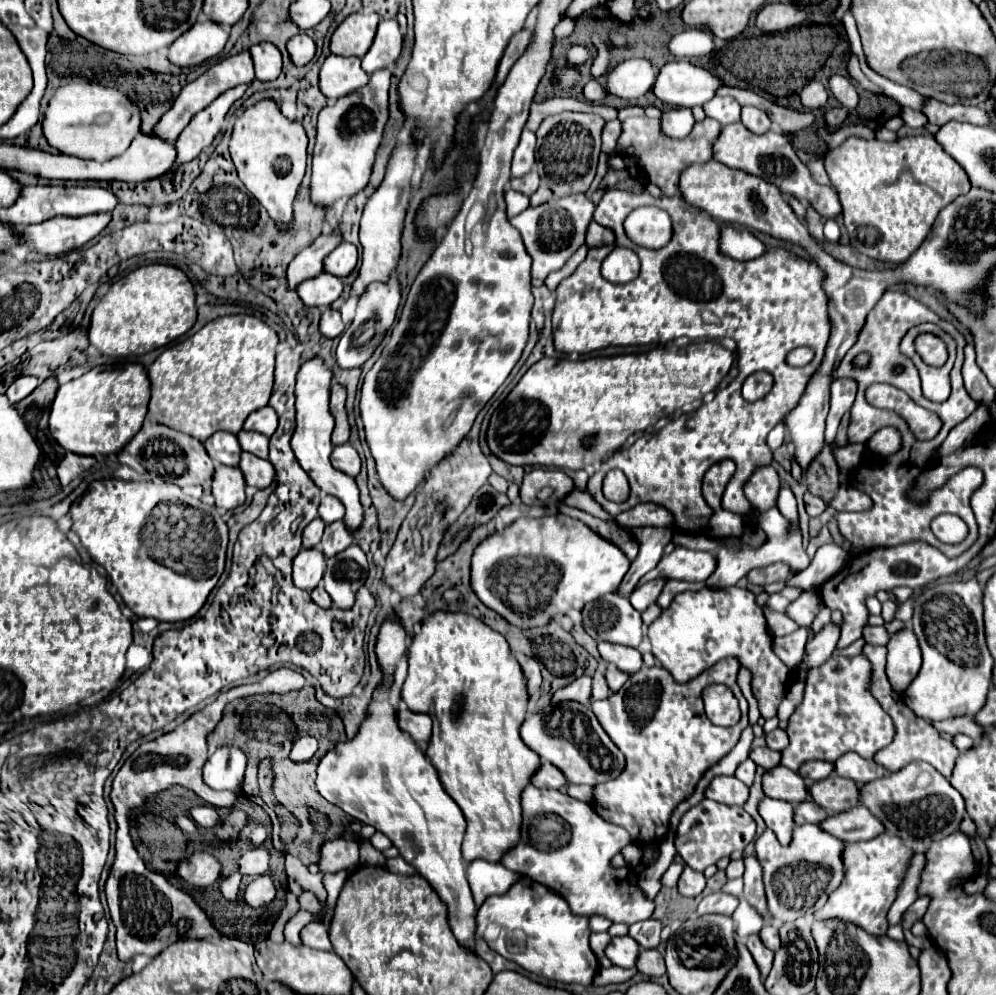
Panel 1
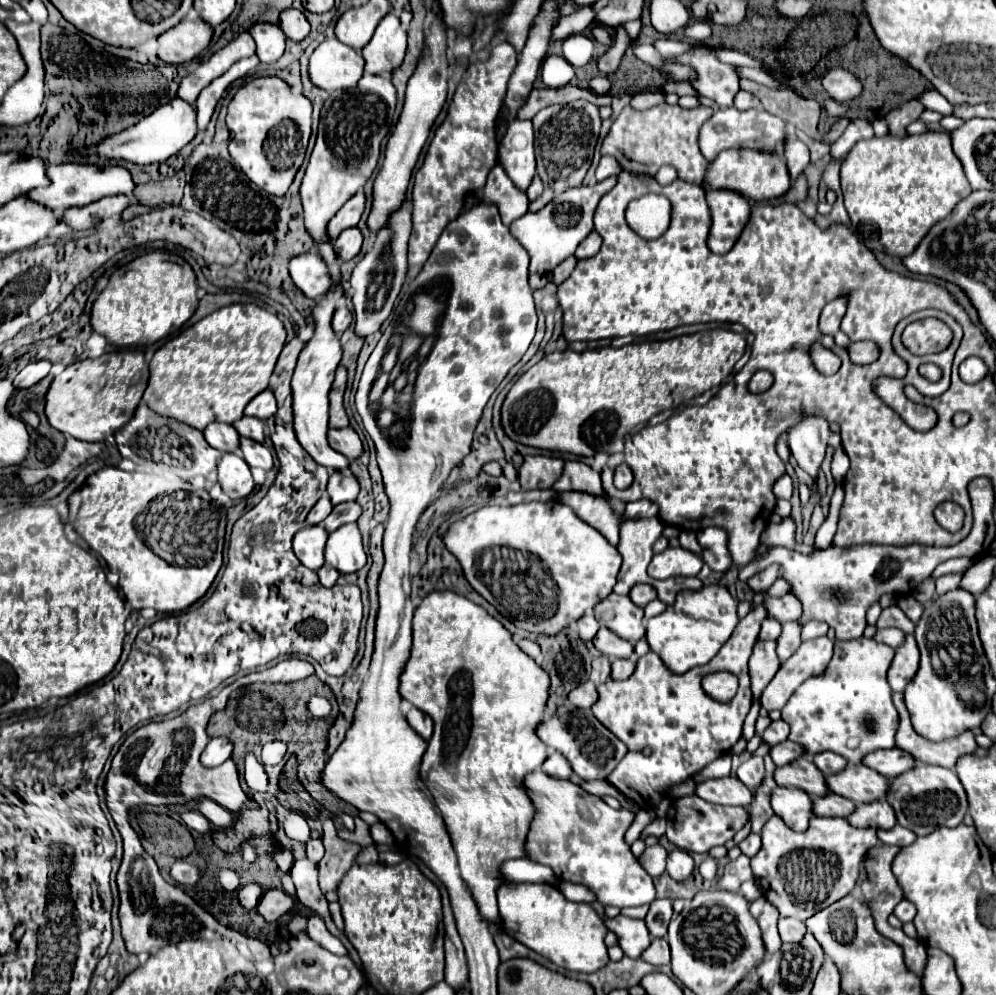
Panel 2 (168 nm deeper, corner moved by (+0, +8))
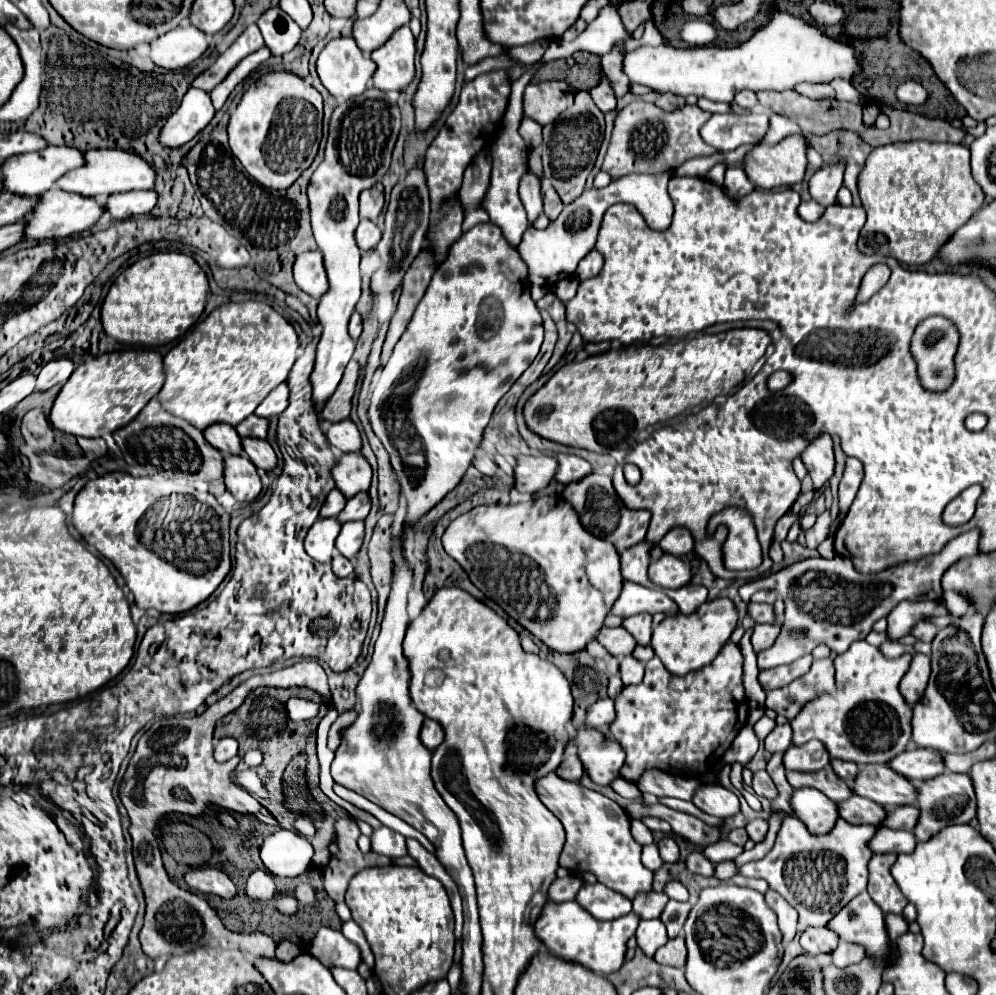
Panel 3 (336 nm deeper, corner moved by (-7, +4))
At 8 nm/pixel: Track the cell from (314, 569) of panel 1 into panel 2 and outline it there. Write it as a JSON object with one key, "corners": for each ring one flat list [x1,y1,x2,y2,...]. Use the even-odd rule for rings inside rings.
{"corners":[[310,526,300,530,294,536,294,554,296,558,312,570,318,570,324,564,324,544,328,540,328,532,324,526]]}

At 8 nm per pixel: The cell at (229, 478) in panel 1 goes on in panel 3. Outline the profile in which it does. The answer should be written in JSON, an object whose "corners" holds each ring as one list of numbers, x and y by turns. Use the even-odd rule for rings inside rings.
{"corners":[[247,456,224,458,223,480,237,502,251,502,261,492,261,478]]}

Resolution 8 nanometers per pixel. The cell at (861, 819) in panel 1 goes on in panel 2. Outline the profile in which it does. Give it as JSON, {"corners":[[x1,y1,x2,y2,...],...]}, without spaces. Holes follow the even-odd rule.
{"corners":[[884,800,856,806,856,812,852,812,852,816,848,816,846,820,856,828,886,828,888,830,896,826,894,810]]}

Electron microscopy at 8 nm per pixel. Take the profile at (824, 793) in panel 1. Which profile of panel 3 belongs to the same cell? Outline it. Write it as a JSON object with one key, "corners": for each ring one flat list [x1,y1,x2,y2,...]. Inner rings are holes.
{"corners":[[869,764,867,768,861,768,853,782,853,792,883,804,885,808,915,804,917,796,915,786,887,764]]}

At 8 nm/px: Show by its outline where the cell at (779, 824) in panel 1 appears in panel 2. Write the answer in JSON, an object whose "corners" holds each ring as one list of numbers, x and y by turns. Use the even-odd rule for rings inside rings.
{"corners":[[774,788,772,792,772,810,784,820,794,832,804,832,812,816,812,802,804,790,798,788]]}

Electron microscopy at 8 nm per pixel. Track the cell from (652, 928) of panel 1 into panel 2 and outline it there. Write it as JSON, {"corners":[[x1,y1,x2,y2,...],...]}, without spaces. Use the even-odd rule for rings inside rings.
{"corners":[[654,900,650,904,650,910,644,918,644,922,648,924,648,932,652,938,664,938,668,924,672,918,672,900]]}

